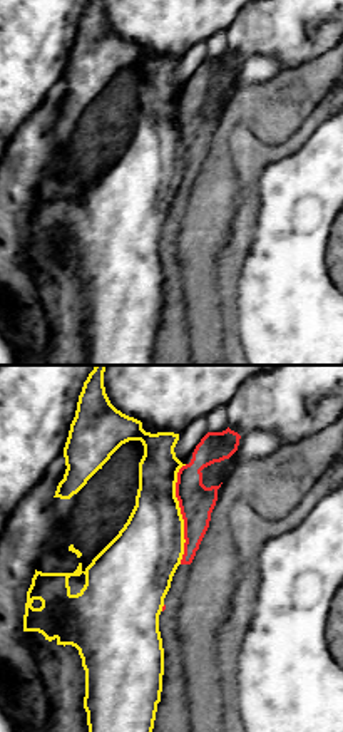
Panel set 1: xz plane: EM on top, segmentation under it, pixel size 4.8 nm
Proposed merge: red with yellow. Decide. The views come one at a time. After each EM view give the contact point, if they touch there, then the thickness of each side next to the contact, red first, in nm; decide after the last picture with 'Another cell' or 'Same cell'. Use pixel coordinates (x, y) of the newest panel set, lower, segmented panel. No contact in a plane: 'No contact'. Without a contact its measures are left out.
Touches red at (181, 513). Thickness 170 nm (red) against 320 nm

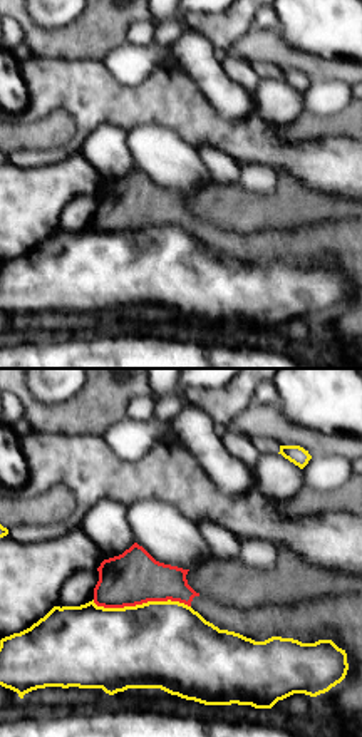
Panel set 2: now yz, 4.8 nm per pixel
Touches red at (141, 603). Thickness 260 nm (red) against 420 nm

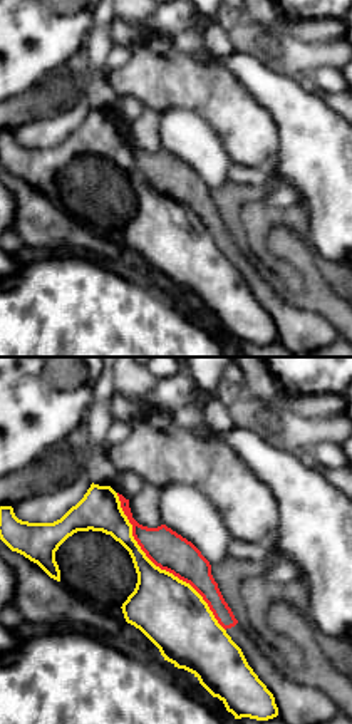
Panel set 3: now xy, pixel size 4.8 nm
Touches red at (160, 567). Thickness 190 nm (red) against 320 nm

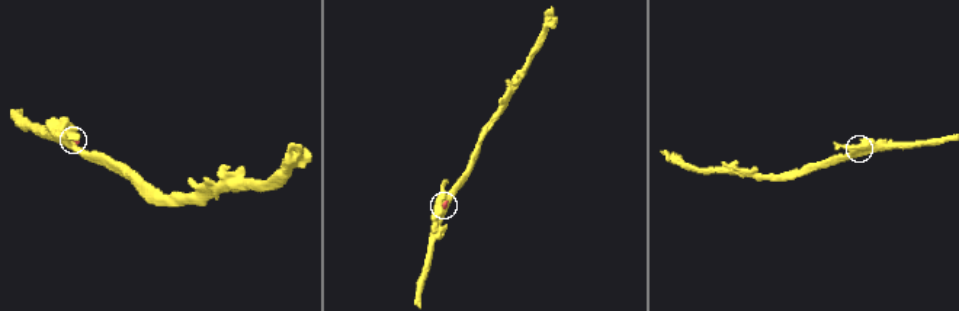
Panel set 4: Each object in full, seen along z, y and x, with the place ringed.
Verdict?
Another cell

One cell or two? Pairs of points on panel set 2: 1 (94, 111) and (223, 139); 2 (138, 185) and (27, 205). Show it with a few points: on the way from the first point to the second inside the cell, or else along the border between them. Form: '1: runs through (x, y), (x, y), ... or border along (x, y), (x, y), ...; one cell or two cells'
1: runs through (126, 108), (183, 108), (191, 116); one cell
2: border along (104, 185), (98, 193); two cells

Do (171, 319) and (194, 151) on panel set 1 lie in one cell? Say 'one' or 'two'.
one

